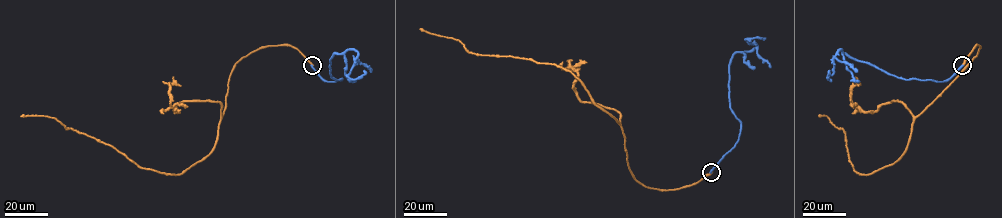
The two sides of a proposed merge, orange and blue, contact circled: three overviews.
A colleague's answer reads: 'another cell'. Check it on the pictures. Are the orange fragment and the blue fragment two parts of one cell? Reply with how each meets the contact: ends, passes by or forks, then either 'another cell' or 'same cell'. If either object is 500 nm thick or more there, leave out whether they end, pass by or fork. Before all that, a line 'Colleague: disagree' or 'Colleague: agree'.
Colleague: agree
orange ends; blue ends; another cell

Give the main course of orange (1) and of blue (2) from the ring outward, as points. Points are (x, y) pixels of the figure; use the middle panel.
1: (711, 172), (674, 189), (645, 187), (629, 169), (620, 125), (570, 72), (476, 55), (458, 40), (419, 29)
2: (711, 172), (740, 133), (741, 122), (730, 107), (732, 56), (756, 47), (746, 39), (762, 39)

